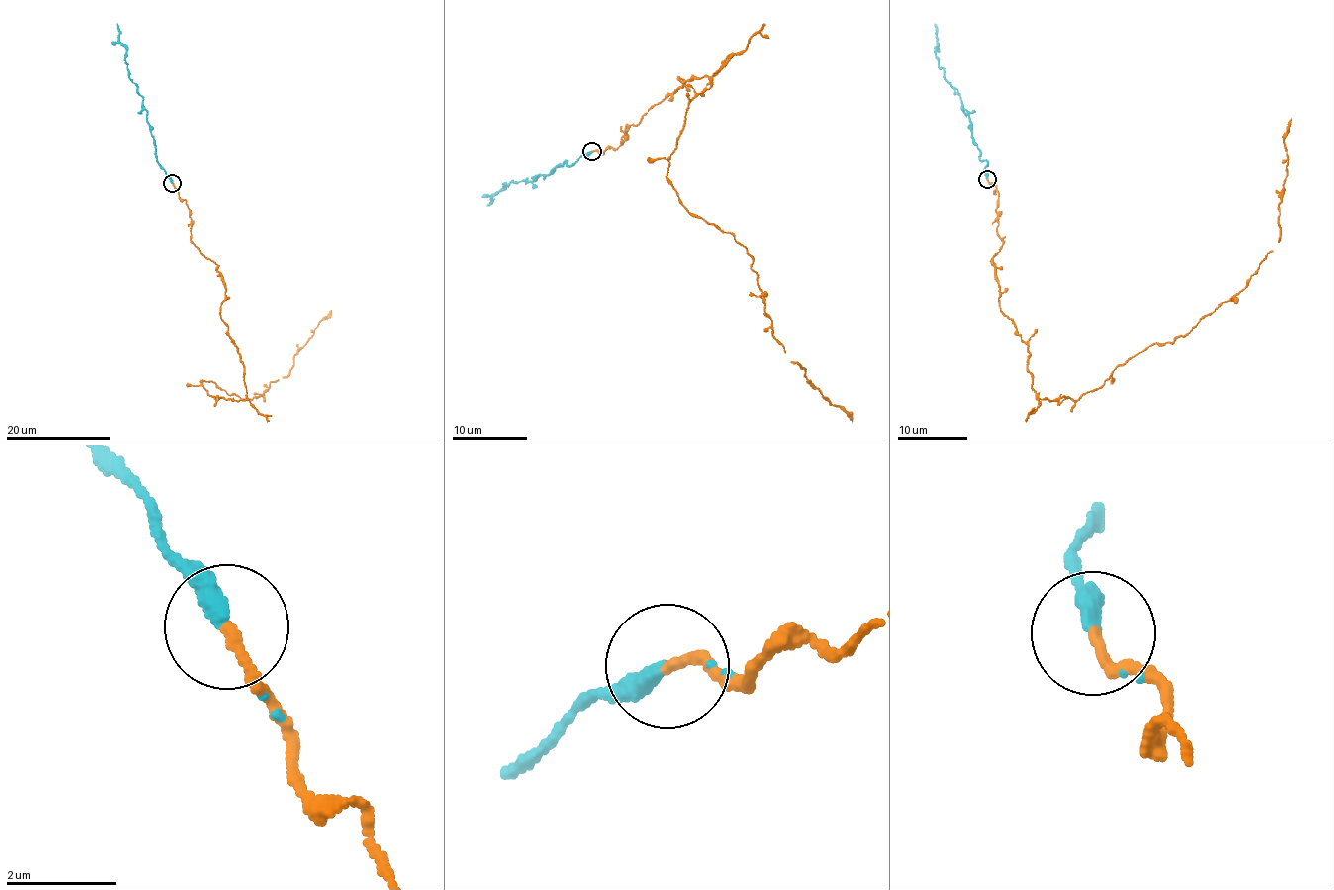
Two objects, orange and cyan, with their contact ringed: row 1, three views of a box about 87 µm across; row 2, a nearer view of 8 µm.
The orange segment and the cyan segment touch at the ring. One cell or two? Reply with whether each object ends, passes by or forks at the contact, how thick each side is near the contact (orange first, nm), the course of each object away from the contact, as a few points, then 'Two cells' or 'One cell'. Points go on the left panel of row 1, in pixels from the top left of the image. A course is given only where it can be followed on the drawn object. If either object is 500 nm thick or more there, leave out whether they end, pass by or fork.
At the ring orange ends. At the ring cyan passes by. Thickness 190 nm (orange) against 240 nm. Course of orange: (172, 183), (222, 277), (243, 366), (245, 400), (216, 400), (201, 382), (250, 399), (287, 375), (331, 310). Course of cyan: (172, 183), (157, 158), (142, 97), (129, 76), (125, 48), (119, 42), (116, 24). One cell

